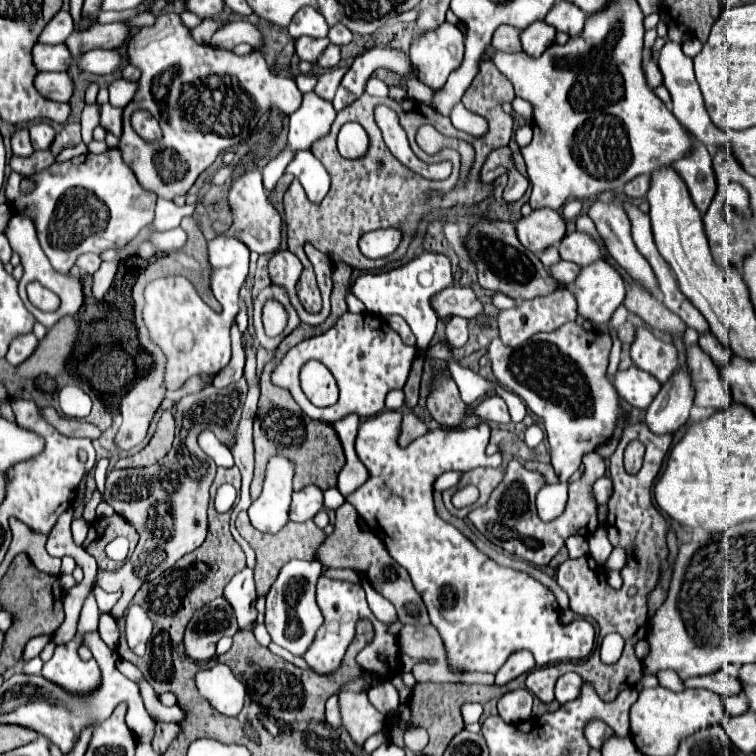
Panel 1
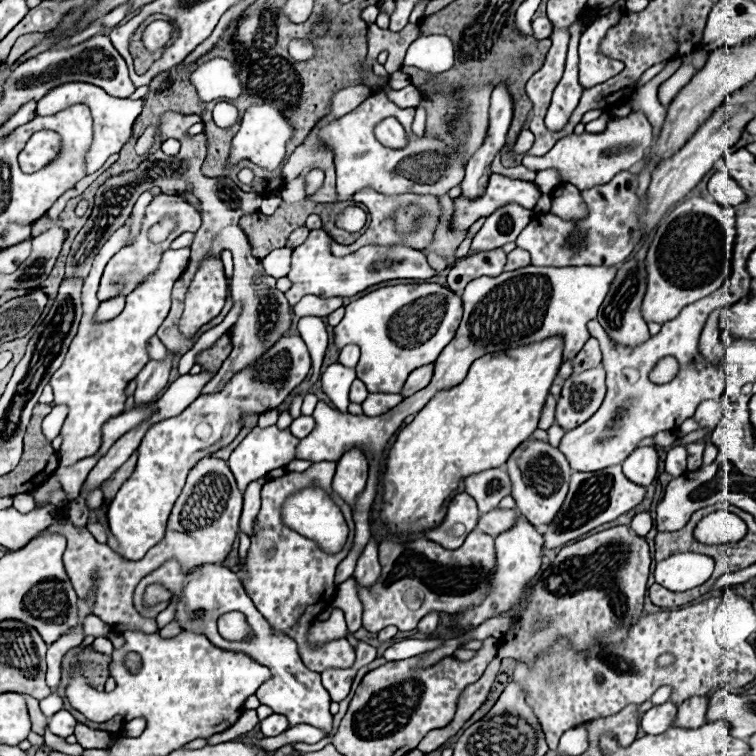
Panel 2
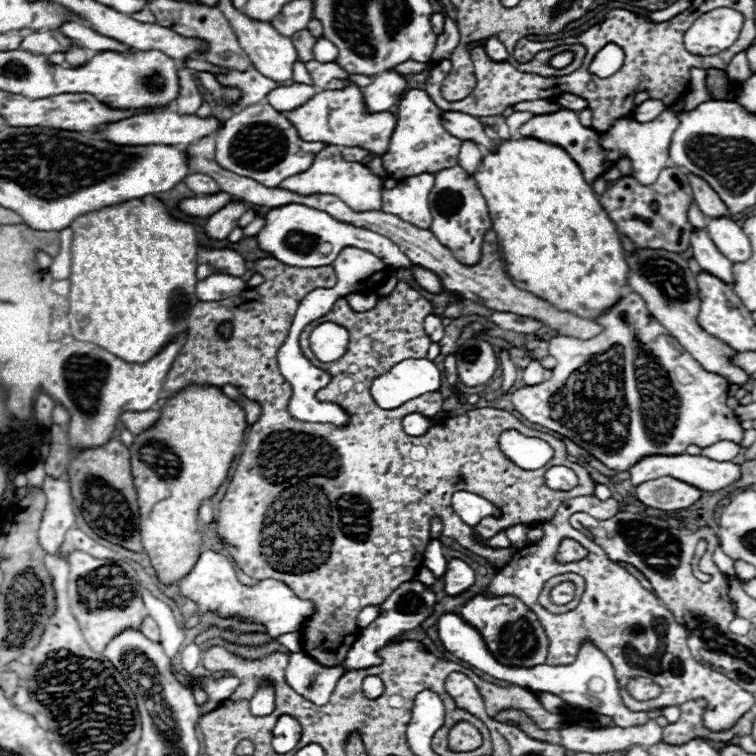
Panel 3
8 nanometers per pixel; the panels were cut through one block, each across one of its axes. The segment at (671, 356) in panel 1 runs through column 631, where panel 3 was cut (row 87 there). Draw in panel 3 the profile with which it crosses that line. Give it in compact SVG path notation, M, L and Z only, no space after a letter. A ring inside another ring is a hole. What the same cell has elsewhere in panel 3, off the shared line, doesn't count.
M356 86L344 90L326 90L312 96L306 104L286 112L290 124L294 124L298 136L306 142L324 142L334 146L360 146L374 154L382 154L388 148L396 118L390 112L364 114L362 92Z

